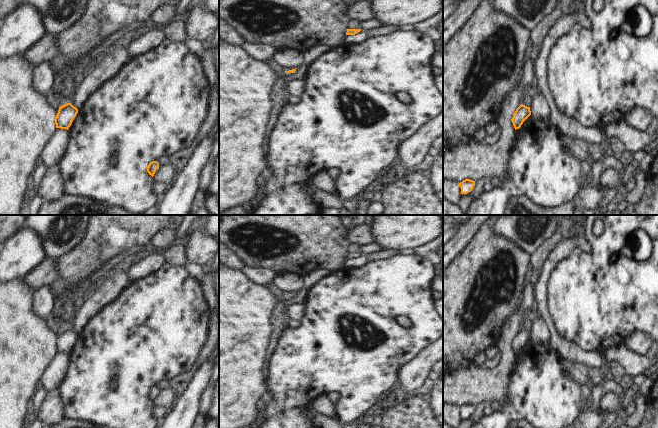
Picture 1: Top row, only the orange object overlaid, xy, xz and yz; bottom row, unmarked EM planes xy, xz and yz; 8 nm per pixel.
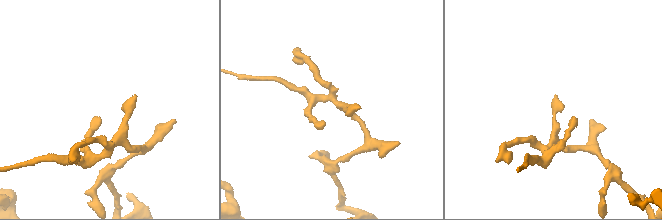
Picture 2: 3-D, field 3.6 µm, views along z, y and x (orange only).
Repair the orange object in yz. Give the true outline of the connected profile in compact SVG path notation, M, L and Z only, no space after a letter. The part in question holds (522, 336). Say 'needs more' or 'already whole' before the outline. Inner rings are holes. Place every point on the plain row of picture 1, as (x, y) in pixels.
already whole; M521 328L513 338L511 343L513 350L516 353L519 353L523 346L531 339L530 331L527 331Z

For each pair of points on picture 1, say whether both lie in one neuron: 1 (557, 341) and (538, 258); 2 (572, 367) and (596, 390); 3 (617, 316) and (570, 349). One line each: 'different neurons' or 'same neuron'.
1: different neurons
2: same neuron
3: different neurons

